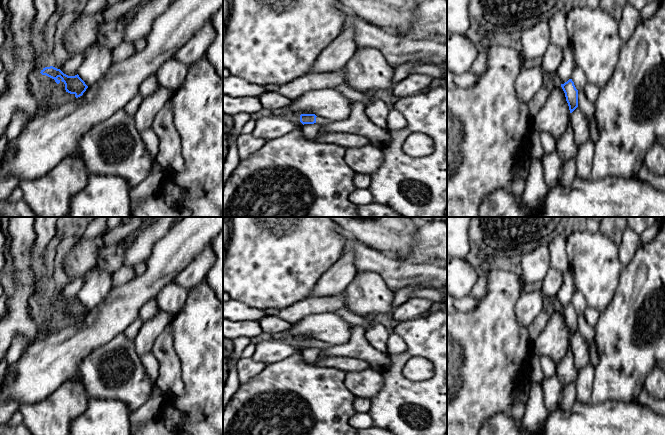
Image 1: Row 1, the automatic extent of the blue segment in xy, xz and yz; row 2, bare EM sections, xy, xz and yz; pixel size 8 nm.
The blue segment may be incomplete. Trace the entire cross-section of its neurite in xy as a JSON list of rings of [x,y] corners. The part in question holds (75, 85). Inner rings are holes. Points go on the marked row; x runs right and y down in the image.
[[[53,66],[43,68],[40,73],[54,79],[57,84],[62,81],[65,84],[66,92],[74,94],[76,98],[82,96],[88,88],[78,74],[68,76]]]

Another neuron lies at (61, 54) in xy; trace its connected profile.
[[[77,13],[65,14],[57,24],[52,62],[52,66],[55,68],[61,67],[75,55],[74,53],[67,49],[67,47],[64,44],[64,40],[67,37],[67,34],[73,27],[79,15],[80,14]]]

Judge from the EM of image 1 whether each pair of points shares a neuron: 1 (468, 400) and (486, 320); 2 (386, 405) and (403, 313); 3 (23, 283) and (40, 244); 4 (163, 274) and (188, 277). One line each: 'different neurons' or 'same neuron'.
1: same neuron
2: different neurons
3: different neurons
4: different neurons

